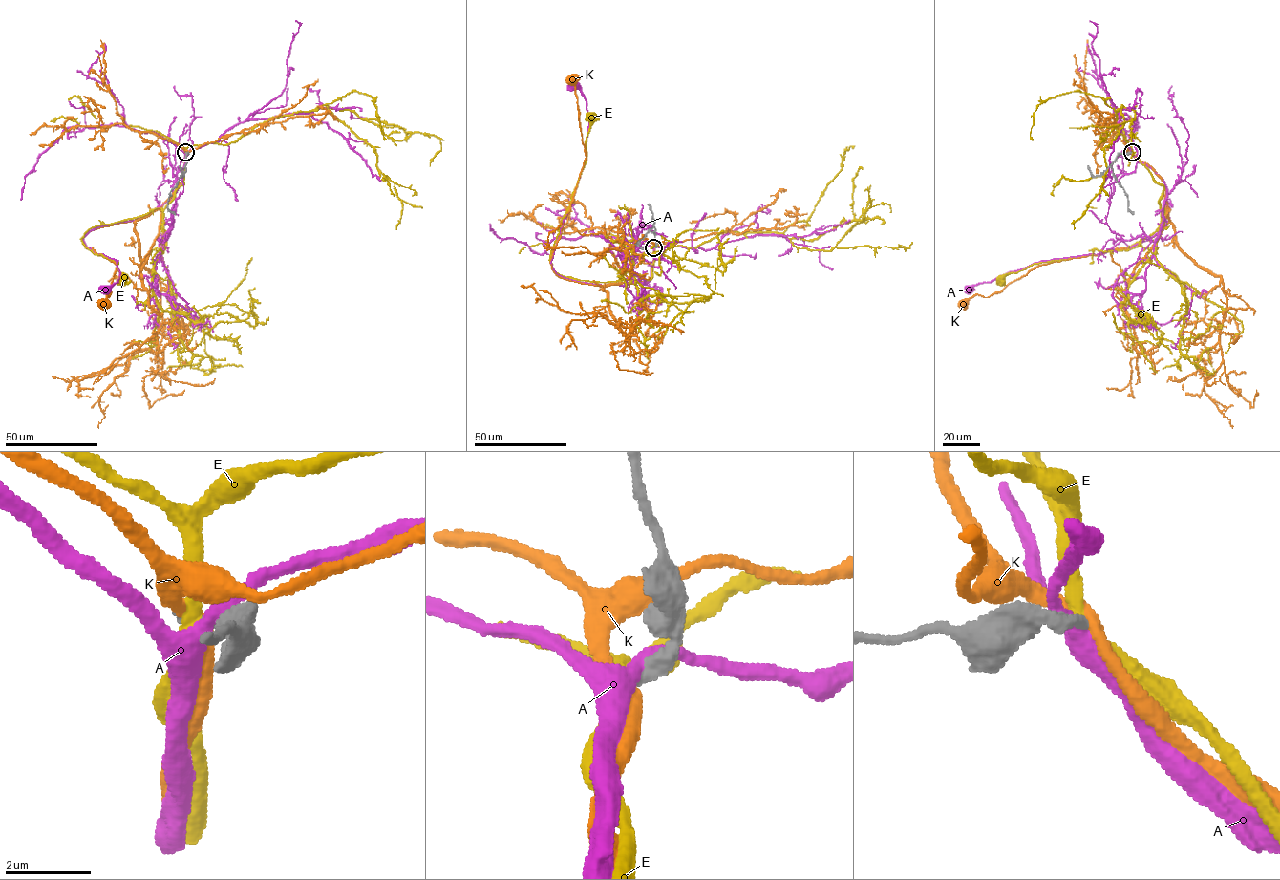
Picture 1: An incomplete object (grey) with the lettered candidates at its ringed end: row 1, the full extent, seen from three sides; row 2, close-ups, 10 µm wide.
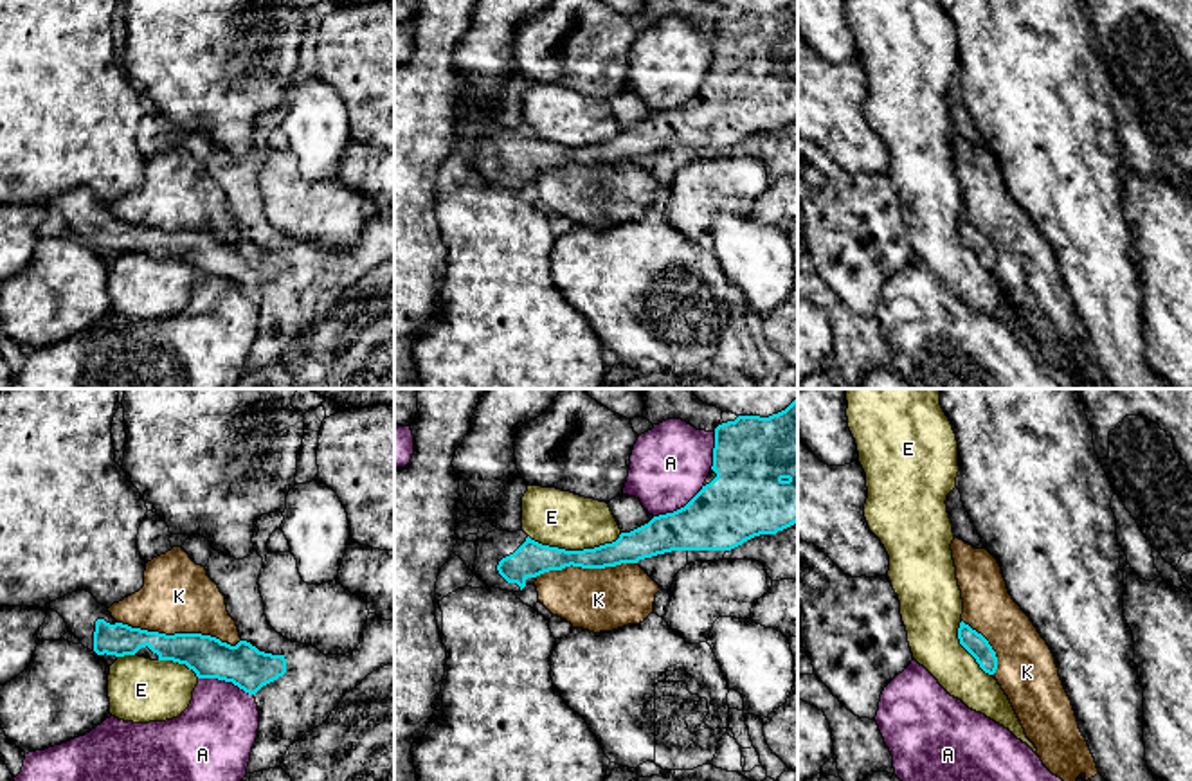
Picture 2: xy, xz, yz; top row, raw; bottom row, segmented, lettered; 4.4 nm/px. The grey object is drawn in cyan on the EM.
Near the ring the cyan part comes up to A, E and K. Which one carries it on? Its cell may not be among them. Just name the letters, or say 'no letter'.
no letter

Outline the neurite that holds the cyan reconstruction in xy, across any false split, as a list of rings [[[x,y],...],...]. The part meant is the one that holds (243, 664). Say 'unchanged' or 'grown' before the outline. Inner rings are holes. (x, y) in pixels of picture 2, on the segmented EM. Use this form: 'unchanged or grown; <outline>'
grown; [[[77,590],[47,605],[58,612],[70,633],[97,655],[139,655],[151,660],[185,664],[198,678],[232,682],[248,695],[286,673],[284,655],[259,651],[247,641],[236,646],[202,633],[166,635],[117,623],[106,606]]]

